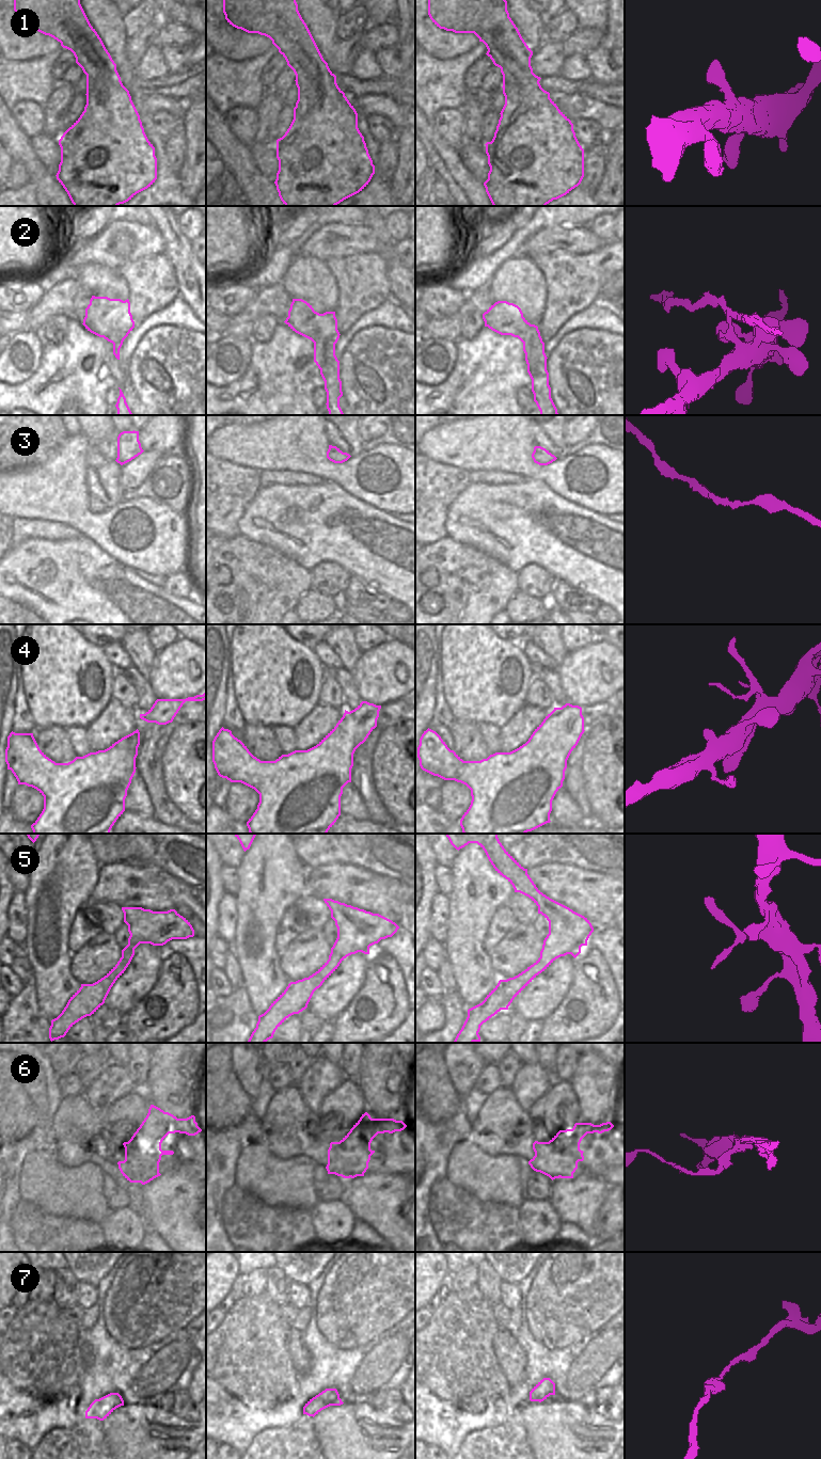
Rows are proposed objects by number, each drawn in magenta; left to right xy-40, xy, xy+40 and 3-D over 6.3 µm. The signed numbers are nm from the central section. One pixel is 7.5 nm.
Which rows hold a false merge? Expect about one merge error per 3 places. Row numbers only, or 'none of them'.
2, 6

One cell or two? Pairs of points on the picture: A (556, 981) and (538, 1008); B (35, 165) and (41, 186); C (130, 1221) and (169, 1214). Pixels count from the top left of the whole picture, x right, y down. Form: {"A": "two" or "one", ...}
{"A": "one", "B": "one", "C": "two"}

